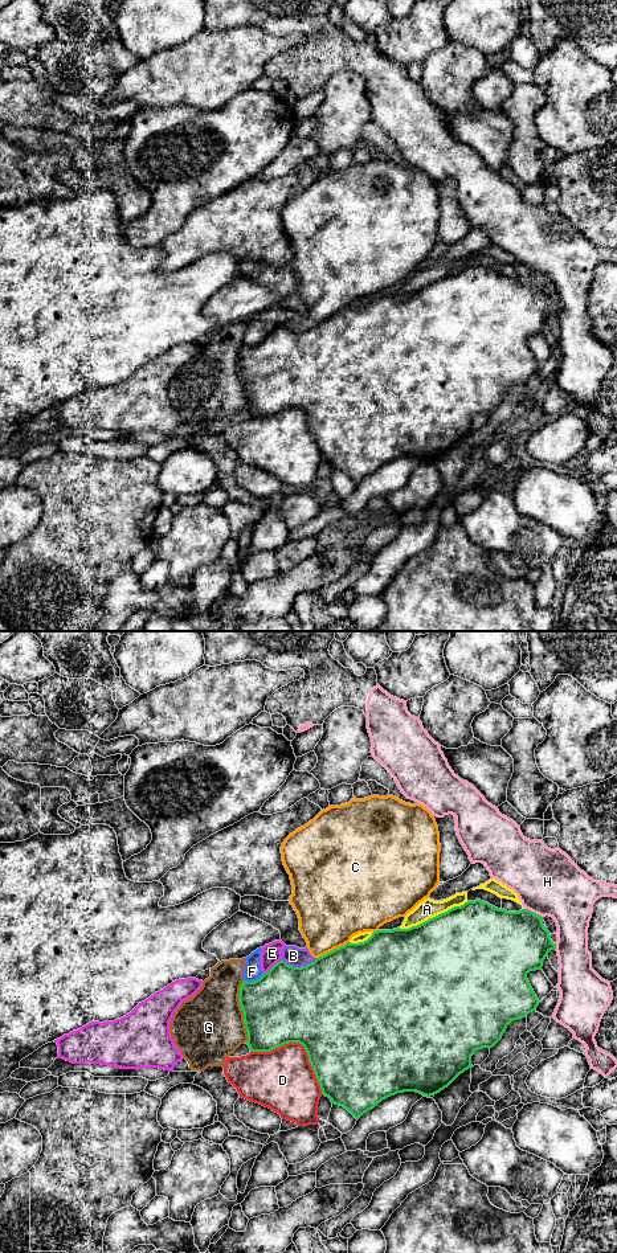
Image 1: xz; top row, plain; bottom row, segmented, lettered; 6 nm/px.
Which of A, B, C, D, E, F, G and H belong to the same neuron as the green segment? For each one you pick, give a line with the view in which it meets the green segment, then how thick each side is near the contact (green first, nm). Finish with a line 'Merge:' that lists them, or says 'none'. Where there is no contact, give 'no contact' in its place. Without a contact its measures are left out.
Merge: none

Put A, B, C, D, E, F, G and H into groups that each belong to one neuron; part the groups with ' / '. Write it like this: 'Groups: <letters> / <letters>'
Groups: A / B C E F / D / G / H

